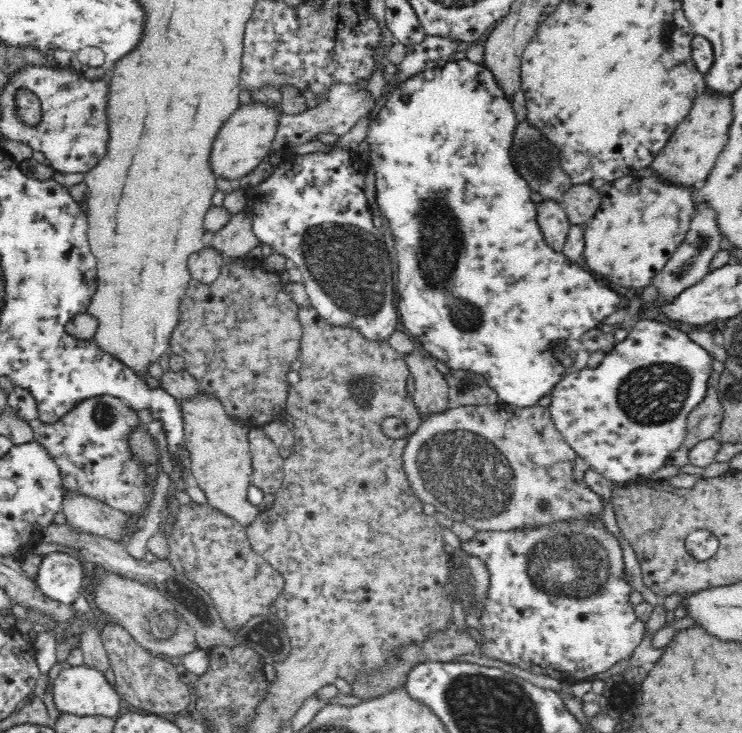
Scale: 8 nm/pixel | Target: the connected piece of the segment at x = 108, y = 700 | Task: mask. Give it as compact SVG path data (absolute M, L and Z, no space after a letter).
M86 662L74 666L69 665L61 670L54 678L52 696L54 704L61 714L116 717L122 712L123 699L120 698L120 693L114 690L114 686L106 680L104 672L86 665Z

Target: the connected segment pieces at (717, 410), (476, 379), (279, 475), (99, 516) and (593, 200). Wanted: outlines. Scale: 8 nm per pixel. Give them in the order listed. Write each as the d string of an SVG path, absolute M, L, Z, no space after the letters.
M708 385L704 398L689 412L688 434L684 445L690 449L697 442L717 436L722 420L724 405L720 401L718 390Z
M449 370L445 375L449 386L449 406L491 405L499 396L481 376L465 370Z
M262 426L250 428L247 439L253 461L248 499L252 505L261 507L265 494L276 494L282 486L284 458Z
M79 490L63 492L61 512L66 515L66 523L77 532L104 536L114 542L118 542L122 528L128 524L125 513Z
M582 183L572 185L564 193L563 202L560 204L565 210L571 224L586 224L601 206L601 196L597 188Z

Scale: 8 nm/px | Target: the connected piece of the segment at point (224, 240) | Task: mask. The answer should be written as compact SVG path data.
M249 208L232 215L214 234L207 236L207 246L226 259L239 259L258 246L259 240L253 233Z

